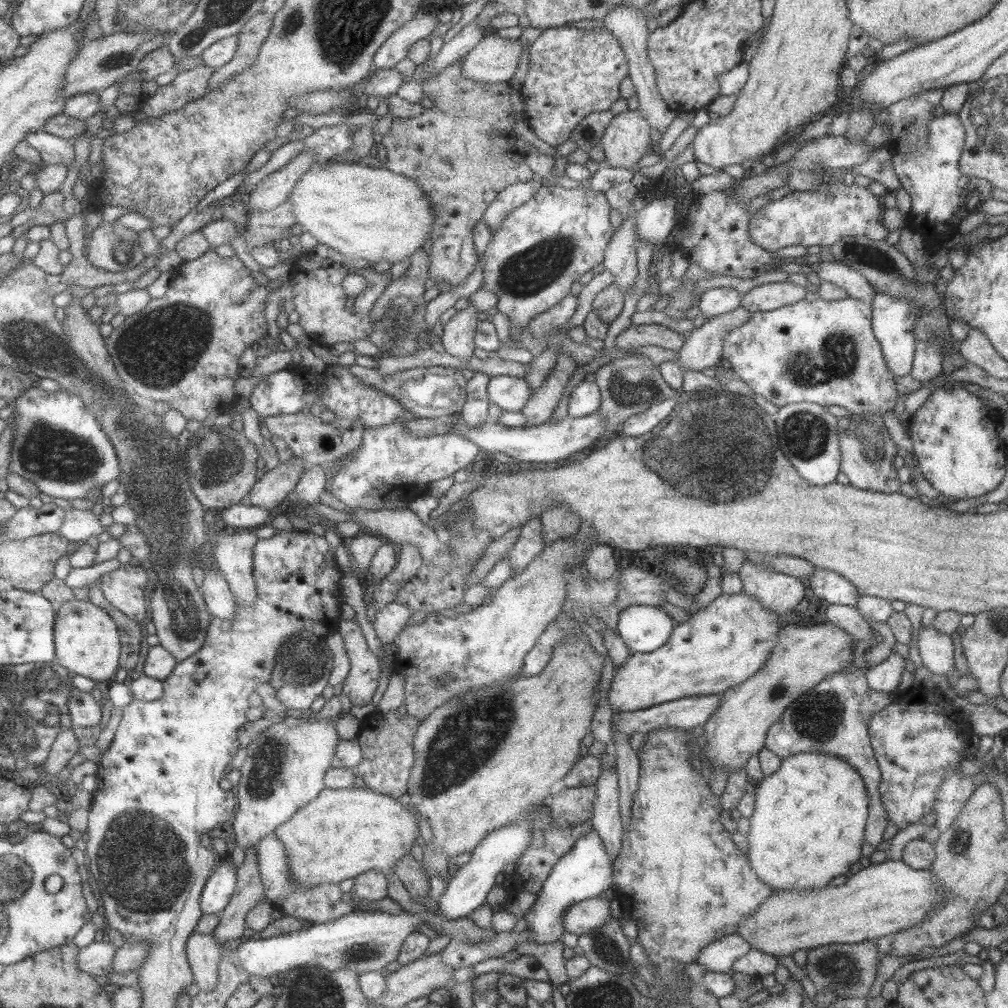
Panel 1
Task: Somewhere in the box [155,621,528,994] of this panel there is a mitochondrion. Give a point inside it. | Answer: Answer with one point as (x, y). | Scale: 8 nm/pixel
(459, 742)

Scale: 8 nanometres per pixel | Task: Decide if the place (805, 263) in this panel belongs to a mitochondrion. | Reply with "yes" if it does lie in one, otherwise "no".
no

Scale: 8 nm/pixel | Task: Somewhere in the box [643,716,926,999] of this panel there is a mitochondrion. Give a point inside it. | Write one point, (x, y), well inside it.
(839, 967)

